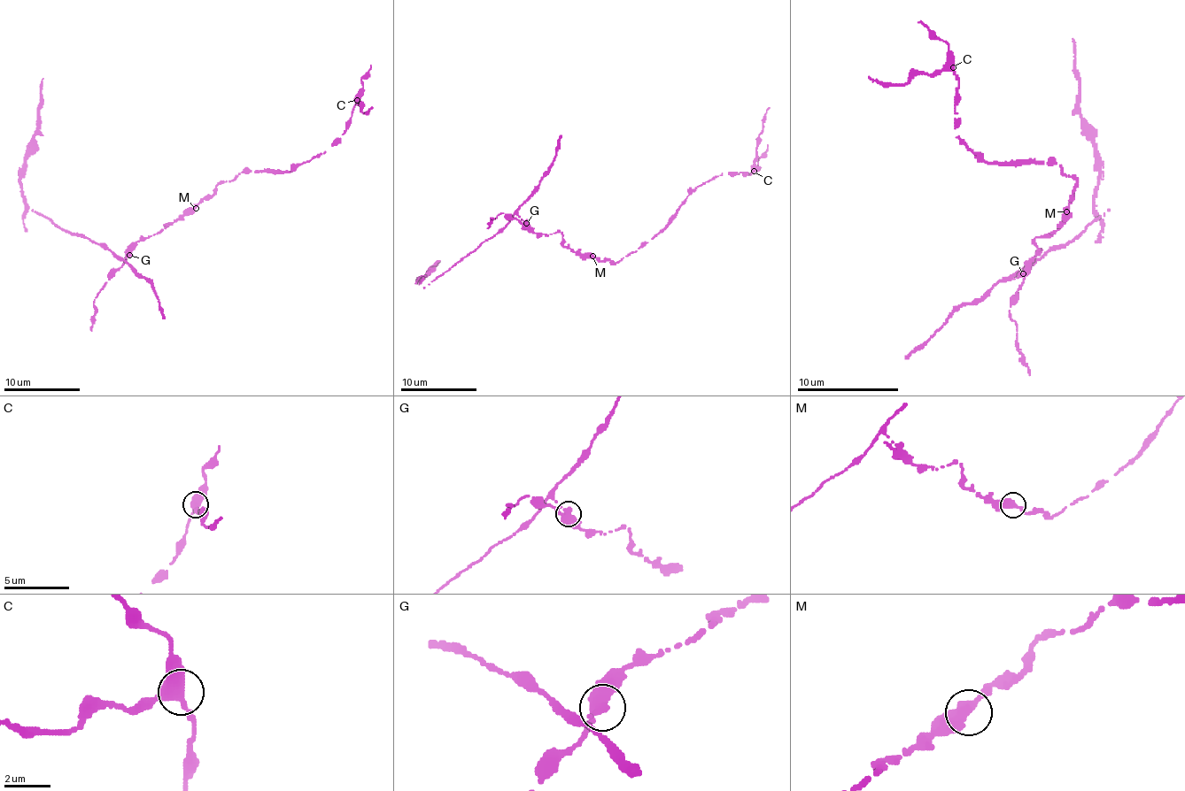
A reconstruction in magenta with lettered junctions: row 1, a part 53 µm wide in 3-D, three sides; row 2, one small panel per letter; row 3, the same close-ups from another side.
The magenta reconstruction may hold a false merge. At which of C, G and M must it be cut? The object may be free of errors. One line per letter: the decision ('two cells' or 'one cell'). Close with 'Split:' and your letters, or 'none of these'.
C: one cell
G: two cells
M: one cell
Split: G

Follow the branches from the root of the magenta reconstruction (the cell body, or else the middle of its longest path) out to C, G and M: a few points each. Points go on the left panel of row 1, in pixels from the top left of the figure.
C: (168, 223), (188, 215), (220, 183), (231, 181), (241, 172), (292, 172), (321, 155), (344, 132), (357, 100)
G: (168, 223), (155, 234), (140, 238), (128, 255)
M: (168, 223), (188, 215), (196, 208)

